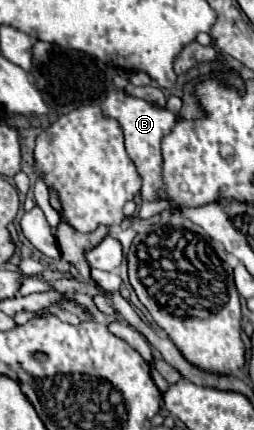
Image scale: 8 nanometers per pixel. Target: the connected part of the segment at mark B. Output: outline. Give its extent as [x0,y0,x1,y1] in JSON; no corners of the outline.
[102,90,178,202]

